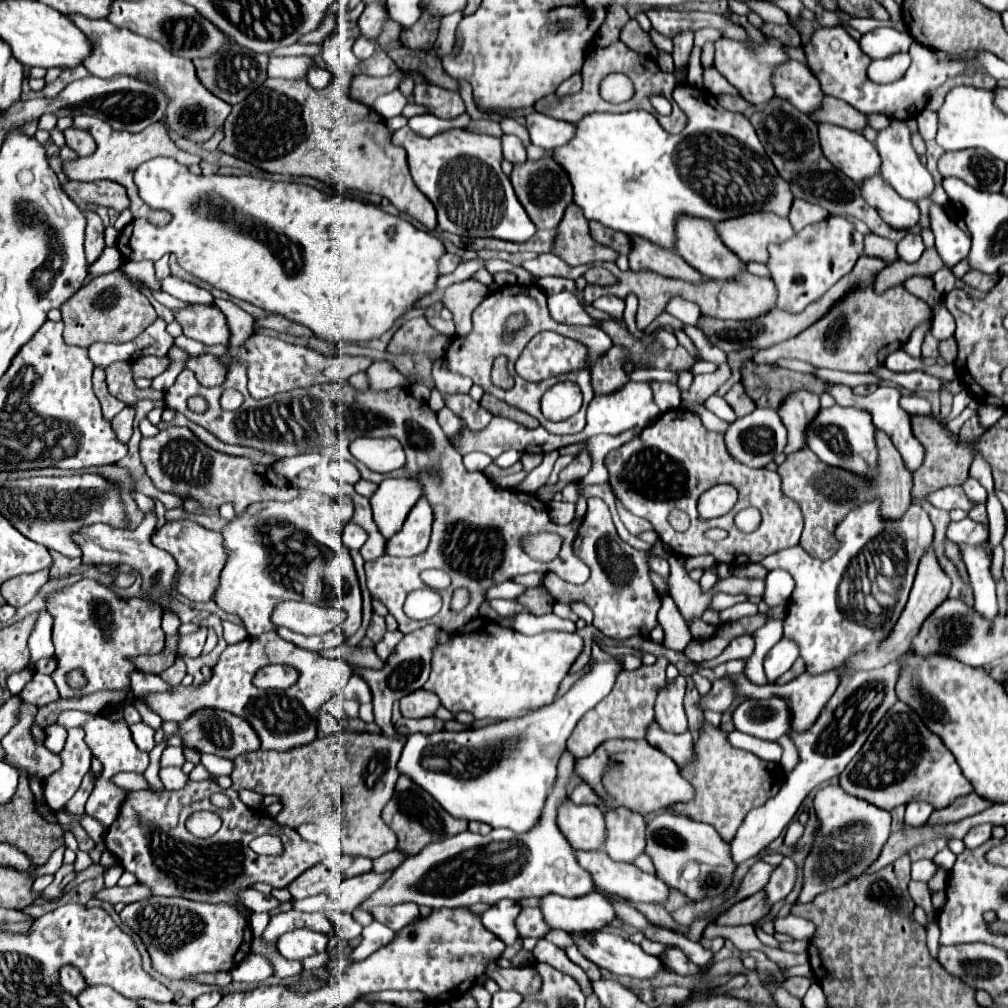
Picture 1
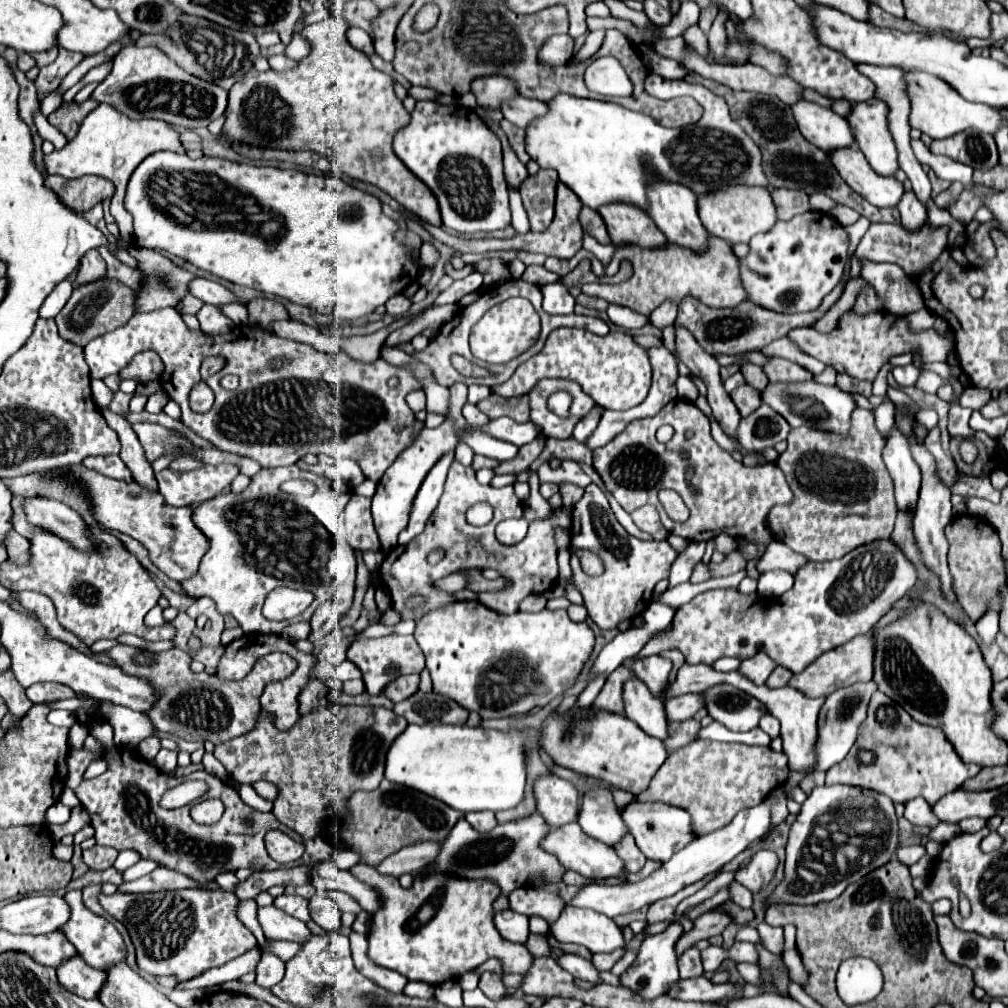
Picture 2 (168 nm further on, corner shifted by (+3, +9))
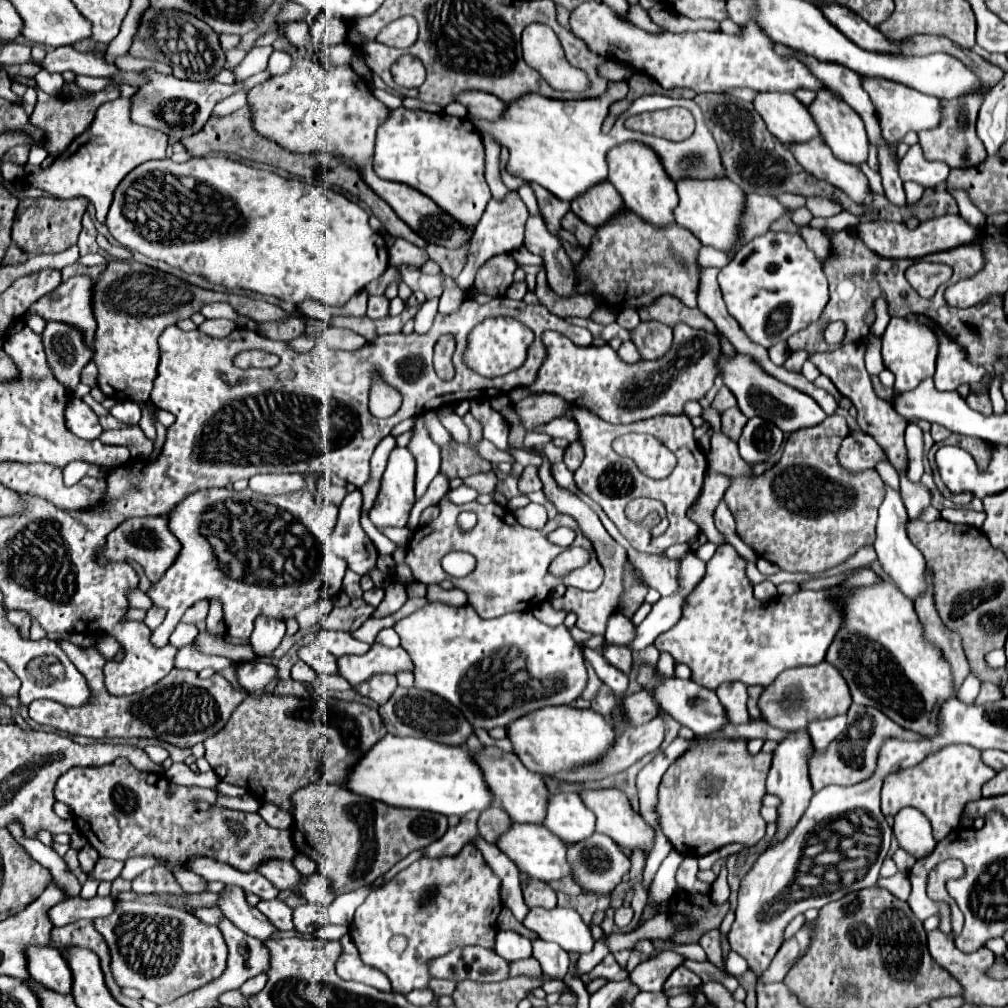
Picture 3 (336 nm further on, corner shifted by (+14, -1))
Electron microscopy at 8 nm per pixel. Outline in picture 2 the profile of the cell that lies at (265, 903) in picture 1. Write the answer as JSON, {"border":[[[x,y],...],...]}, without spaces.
{"border":[[[224,872],[224,874],[220,874],[220,876],[216,878],[216,884],[218,884],[220,888],[224,888],[226,892],[234,892],[236,886],[240,884],[240,880],[234,876],[234,872]]]}

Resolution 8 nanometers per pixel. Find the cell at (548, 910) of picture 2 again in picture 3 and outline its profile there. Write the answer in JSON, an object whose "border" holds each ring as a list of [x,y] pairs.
{"border":[[[527,878],[523,884],[521,884],[521,890],[523,890],[523,898],[525,898],[525,904],[529,908],[533,906],[541,906],[541,908],[555,908],[557,906],[557,896],[555,896],[555,890],[541,882],[541,880],[535,880],[535,878]]]}

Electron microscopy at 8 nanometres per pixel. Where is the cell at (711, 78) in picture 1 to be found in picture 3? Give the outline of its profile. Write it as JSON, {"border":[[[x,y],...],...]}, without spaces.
{"border":[[[631,4],[631,6],[629,6],[629,10],[627,10],[627,20],[631,20],[635,26],[641,26],[643,30],[651,30],[651,32],[661,32],[661,30],[663,30],[661,26],[657,26],[657,24],[649,18],[647,10],[645,10],[641,4]]]}

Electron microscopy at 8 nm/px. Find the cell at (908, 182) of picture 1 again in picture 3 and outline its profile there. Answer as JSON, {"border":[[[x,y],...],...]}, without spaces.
{"border":[[[827,88],[817,92],[817,98],[807,106],[809,114],[813,116],[813,120],[817,122],[817,128],[821,132],[821,138],[825,140],[825,144],[831,148],[831,152],[847,162],[847,164],[861,164],[867,160],[867,148],[869,148],[869,138],[865,134],[865,126],[861,122],[861,116],[851,108],[845,106],[845,102],[841,102],[841,98],[833,96]]]}

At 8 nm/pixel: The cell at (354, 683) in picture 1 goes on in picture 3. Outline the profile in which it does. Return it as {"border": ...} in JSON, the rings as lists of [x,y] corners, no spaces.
{"border":[[[319,644],[301,646],[297,650],[297,656],[305,664],[309,664],[317,674],[323,674],[323,672],[333,674],[333,672],[337,672],[337,658],[329,650],[325,650],[323,646],[319,646]]]}

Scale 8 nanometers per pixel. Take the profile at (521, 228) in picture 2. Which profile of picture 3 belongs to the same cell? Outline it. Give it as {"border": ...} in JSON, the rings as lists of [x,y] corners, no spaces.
{"border":[[[521,246],[519,250],[513,250],[513,254],[511,254],[513,258],[517,258],[517,262],[521,264],[521,266],[525,266],[525,264],[535,264],[535,266],[543,266],[543,258],[541,256],[535,256],[535,254],[531,254],[531,252],[527,252],[527,248],[525,246]]]}

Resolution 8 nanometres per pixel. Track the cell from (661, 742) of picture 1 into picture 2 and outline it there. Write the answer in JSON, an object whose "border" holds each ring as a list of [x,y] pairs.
{"border":[[[630,680],[624,688],[624,710],[626,716],[636,722],[648,736],[654,738],[668,738],[670,724],[666,718],[664,704],[660,700],[654,700],[654,696],[640,684],[640,680]]]}

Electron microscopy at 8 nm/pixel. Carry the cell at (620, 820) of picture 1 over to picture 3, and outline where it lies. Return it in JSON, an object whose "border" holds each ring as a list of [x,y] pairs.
{"border":[[[575,792],[549,794],[545,814],[545,828],[561,838],[565,844],[573,844],[589,838],[595,832],[593,812],[581,802]]]}

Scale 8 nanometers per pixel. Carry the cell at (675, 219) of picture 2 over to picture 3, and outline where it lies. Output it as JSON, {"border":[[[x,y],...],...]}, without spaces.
{"border":[[[623,142],[621,146],[615,146],[607,154],[607,166],[609,166],[609,182],[617,188],[621,194],[625,206],[633,210],[643,220],[665,226],[673,222],[673,208],[677,206],[679,198],[675,192],[675,182],[665,172],[661,158],[643,142]]]}

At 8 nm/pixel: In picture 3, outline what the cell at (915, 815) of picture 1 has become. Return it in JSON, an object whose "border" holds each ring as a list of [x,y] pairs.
{"border":[[[905,808],[895,816],[893,834],[899,842],[899,848],[909,852],[917,860],[931,854],[937,844],[931,834],[929,820],[915,808]]]}

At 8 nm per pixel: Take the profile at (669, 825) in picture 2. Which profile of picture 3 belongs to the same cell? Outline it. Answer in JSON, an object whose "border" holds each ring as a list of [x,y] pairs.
{"border":[[[599,788],[599,790],[581,790],[579,798],[585,802],[585,806],[595,814],[595,832],[605,834],[609,838],[613,838],[619,846],[631,848],[631,850],[643,850],[649,852],[653,848],[653,830],[651,826],[643,820],[641,814],[633,812],[629,798],[617,790],[617,788]]]}

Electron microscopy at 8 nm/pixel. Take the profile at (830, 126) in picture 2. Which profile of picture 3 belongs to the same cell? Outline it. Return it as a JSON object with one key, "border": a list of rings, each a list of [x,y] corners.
{"border":[[[759,92],[753,106],[767,124],[767,130],[783,144],[807,142],[819,136],[809,110],[793,94]]]}

